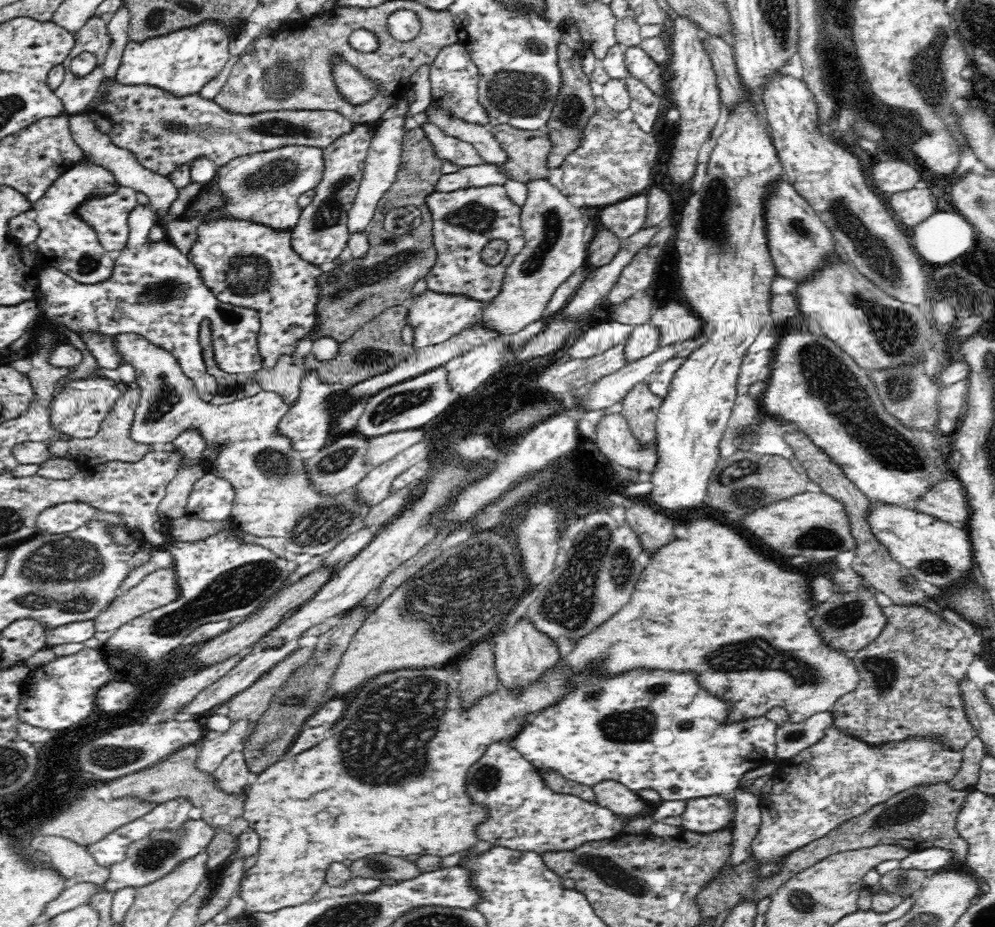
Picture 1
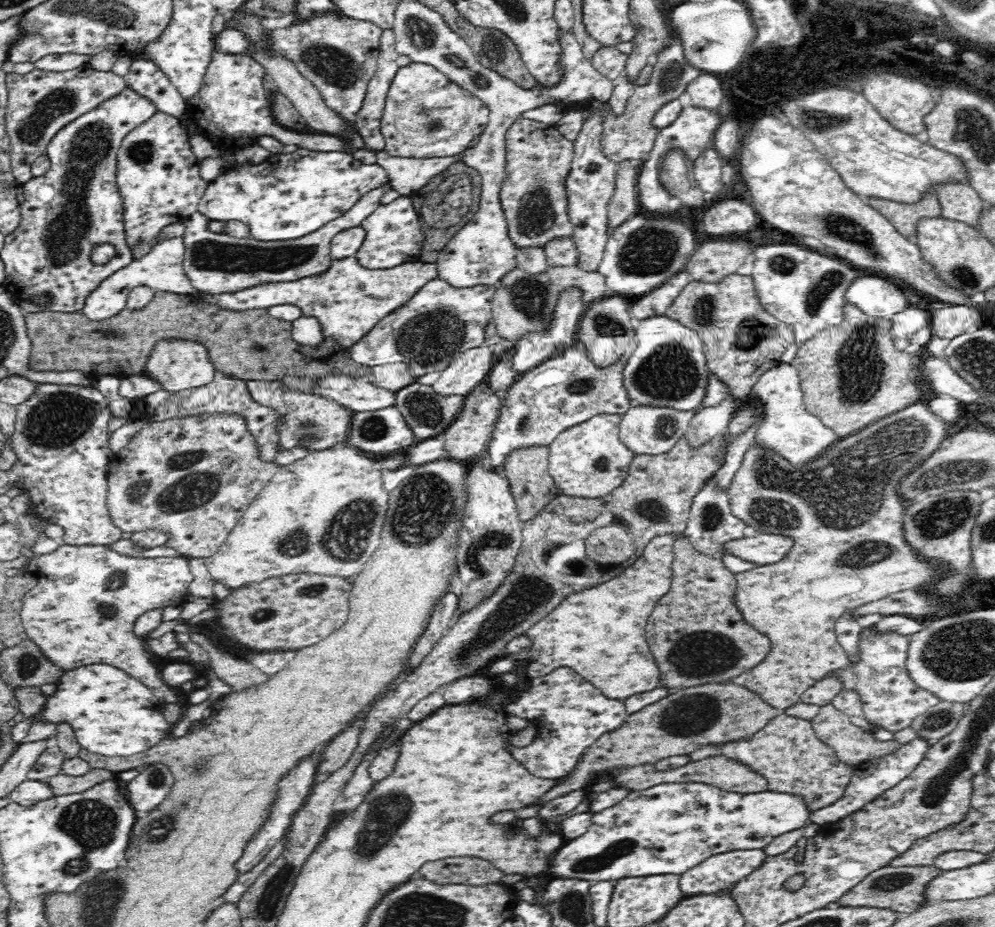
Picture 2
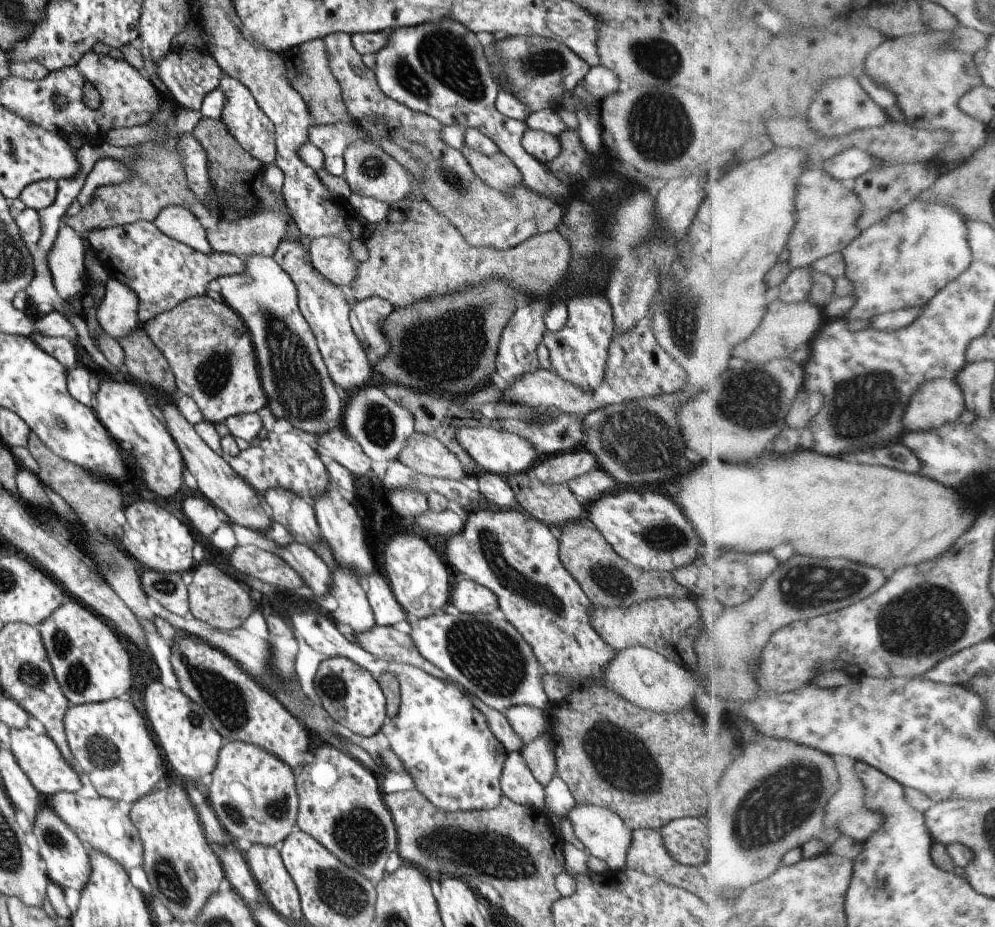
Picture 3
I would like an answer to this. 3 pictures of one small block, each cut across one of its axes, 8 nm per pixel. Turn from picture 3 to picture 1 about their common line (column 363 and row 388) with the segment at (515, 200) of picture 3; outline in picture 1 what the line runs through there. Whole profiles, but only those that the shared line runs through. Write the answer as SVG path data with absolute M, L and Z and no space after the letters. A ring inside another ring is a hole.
M97 376L66 382L62 390L54 396L56 400L52 400L50 410L52 429L72 439L92 438L100 430L112 406L122 398L122 394L128 392L129 388L128 384Z

